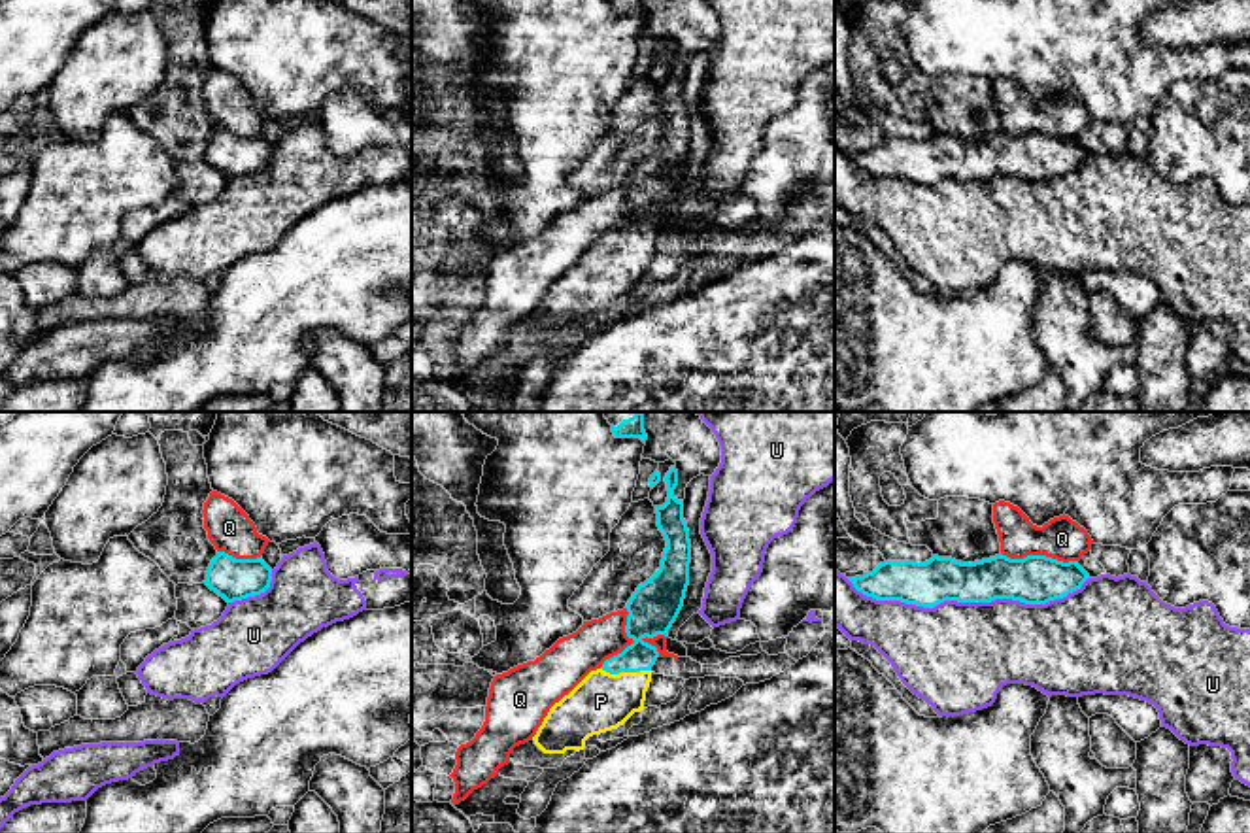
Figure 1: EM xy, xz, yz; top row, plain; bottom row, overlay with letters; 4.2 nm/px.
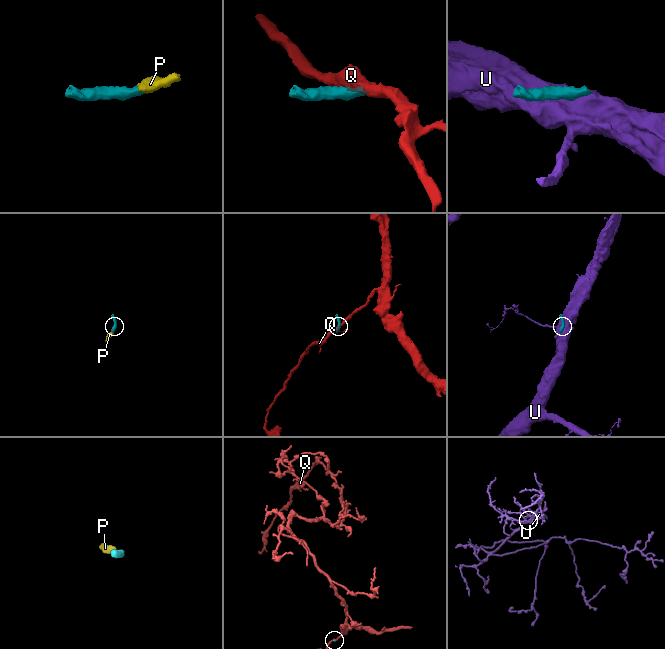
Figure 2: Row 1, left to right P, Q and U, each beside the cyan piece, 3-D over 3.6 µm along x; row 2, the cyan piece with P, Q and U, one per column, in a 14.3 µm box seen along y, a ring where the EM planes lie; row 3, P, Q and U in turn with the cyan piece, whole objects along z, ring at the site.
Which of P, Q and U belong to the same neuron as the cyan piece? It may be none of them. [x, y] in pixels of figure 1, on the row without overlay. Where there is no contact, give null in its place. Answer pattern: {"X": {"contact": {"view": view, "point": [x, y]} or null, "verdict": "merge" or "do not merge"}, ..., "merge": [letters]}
{"P": {"contact": {"view": "xz", "point": [625, 248]}, "verdict": "merge"}, "Q": {"contact": {"view": "yz", "point": [1039, 133]}, "verdict": "do not merge"}, "U": {"contact": {"view": "yz", "point": [967, 178]}, "verdict": "do not merge"}, "merge": ["P"]}

